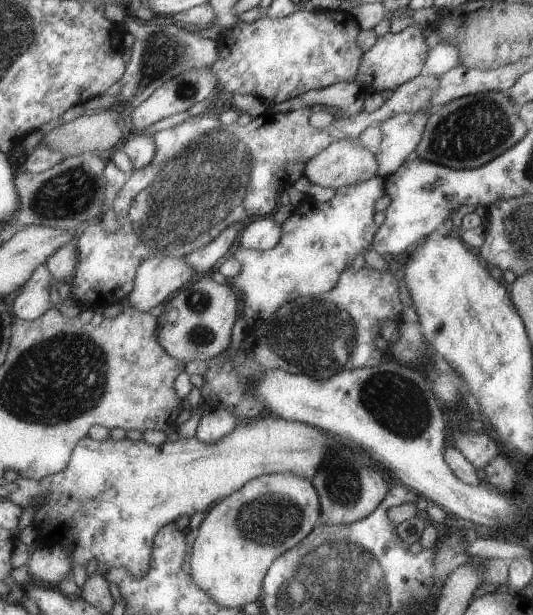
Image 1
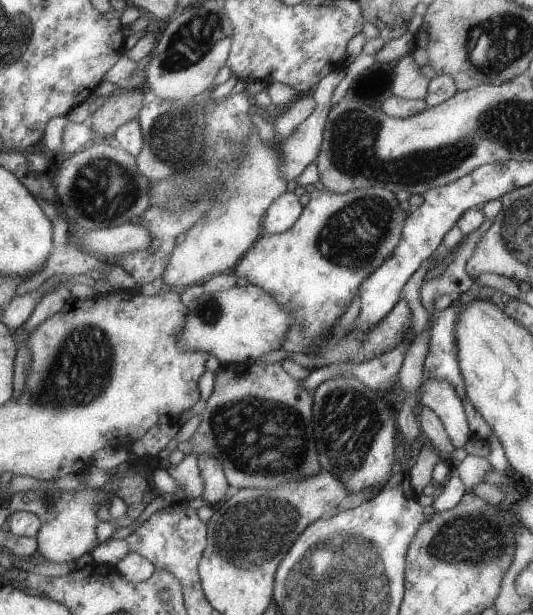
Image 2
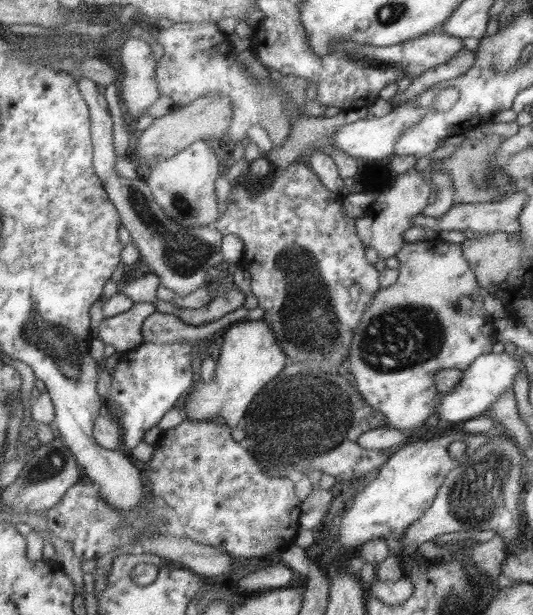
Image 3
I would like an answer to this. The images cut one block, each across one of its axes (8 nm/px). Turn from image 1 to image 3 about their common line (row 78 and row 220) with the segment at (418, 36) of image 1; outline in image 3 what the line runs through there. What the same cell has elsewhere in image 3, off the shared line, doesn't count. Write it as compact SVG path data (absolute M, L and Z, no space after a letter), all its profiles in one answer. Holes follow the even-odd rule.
M411 168L405 174L399 174L393 182L393 186L378 195L368 206L364 218L357 217L354 220L354 233L363 246L375 250L378 260L385 261L400 249L400 246L405 242L401 233L411 227L412 216L421 214L431 198L431 186L427 185L418 168Z

